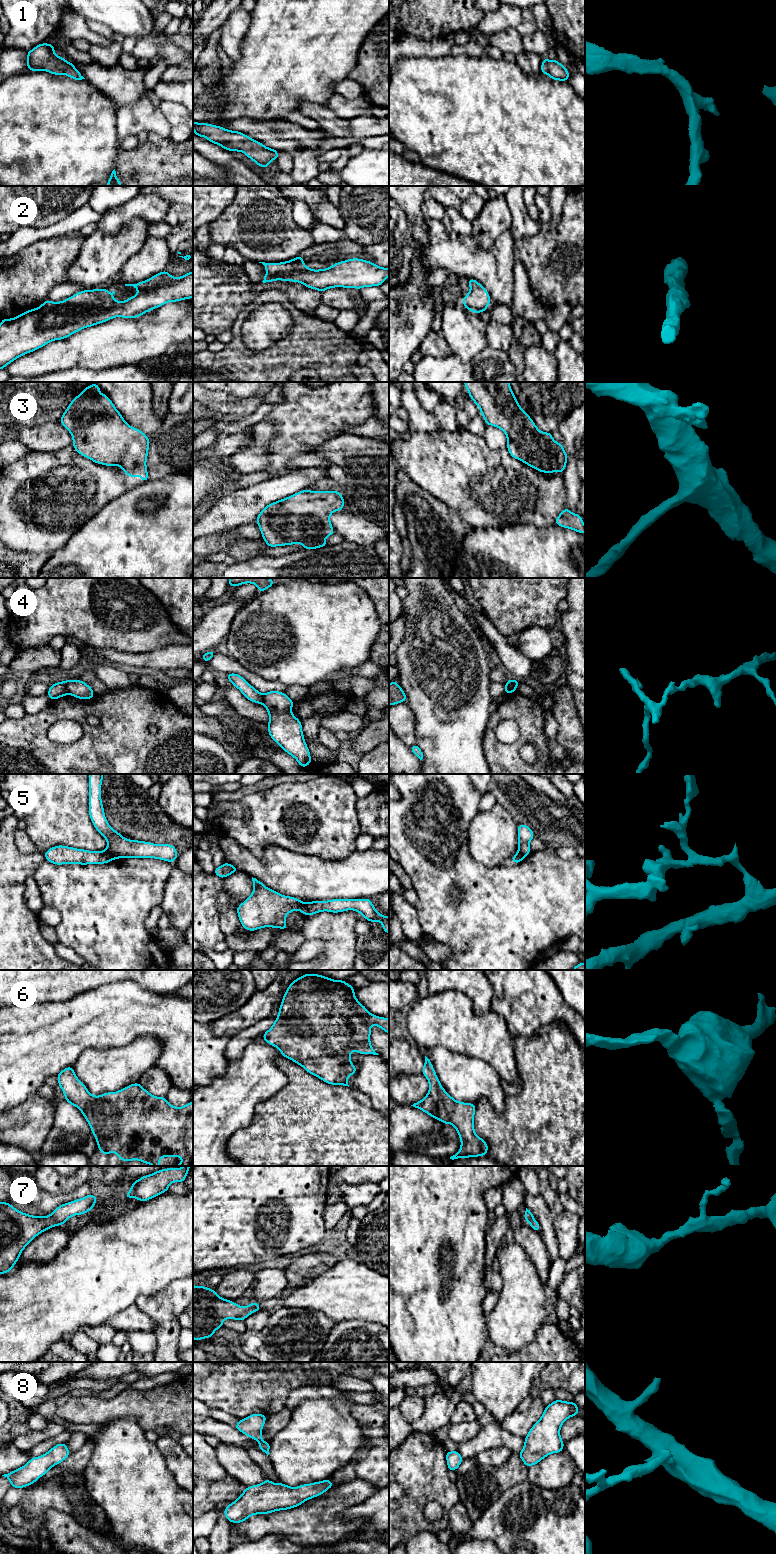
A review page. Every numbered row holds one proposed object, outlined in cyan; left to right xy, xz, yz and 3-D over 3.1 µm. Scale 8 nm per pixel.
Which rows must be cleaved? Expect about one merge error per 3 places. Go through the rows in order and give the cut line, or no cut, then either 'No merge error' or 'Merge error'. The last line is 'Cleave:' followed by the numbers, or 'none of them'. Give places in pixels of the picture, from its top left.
1: No split. No merge error
2: No split. No merge error
3: No split. No merge error
4: Split along xy (64, 681), (68, 693). Merge error
5: Split along xy (105, 850), (113, 858). Merge error
6: No split. No merge error
7: No split. No merge error
8: No split. No merge error
Cleave: 4, 5

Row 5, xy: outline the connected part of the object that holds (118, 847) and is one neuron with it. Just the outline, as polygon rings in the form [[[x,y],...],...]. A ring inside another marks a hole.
[[[89,774],[89,816],[95,829],[107,840],[106,852],[113,859],[119,858],[154,858],[167,862],[177,859],[177,850],[171,844],[129,840],[121,836],[107,822],[101,800],[103,774]]]

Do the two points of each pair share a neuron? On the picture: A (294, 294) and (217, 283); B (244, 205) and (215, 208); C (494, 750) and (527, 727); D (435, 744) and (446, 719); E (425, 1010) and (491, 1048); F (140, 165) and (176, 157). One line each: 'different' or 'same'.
A: same
B: different
C: same
D: same
E: same
F: same

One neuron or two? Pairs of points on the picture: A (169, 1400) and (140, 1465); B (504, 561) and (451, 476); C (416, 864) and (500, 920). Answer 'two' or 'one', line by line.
A: two
B: two
C: one

